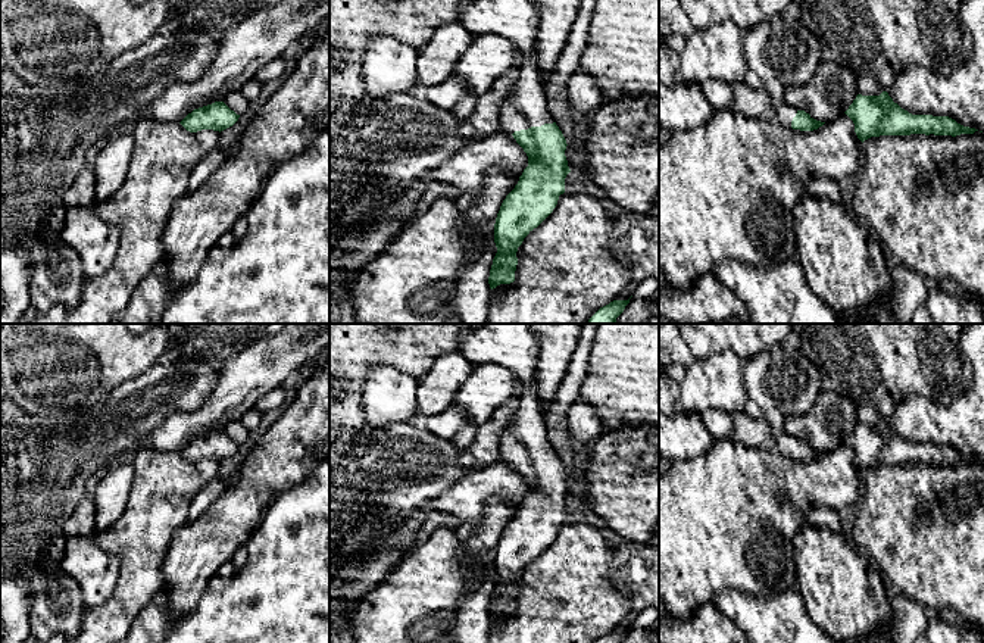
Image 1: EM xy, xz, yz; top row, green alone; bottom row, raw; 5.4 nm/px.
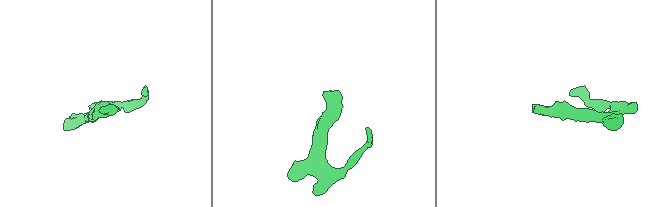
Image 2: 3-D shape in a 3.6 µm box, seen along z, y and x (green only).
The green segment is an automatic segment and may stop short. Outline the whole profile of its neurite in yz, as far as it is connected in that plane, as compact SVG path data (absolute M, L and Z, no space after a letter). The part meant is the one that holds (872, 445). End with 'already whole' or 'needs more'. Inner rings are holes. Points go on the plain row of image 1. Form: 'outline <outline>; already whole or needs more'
outline M887 421L880 425L858 424L844 441L855 453L855 462L863 472L880 465L960 465L974 463L975 458L963 456L949 446L912 444L902 438Z; already whole

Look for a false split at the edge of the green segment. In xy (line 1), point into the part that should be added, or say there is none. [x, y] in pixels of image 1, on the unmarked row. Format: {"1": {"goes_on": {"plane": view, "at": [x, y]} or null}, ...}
{"1": {"goes_on": null}}

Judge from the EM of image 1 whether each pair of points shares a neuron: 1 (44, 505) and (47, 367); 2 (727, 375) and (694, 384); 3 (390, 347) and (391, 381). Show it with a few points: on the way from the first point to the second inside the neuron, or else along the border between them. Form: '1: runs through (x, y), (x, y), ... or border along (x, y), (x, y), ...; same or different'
1: border along (78, 411), (59, 427), (43, 424); different
2: runs through (719, 378), (702, 384); same
3: border along (418, 378), (387, 364), (375, 364), (362, 386); different

